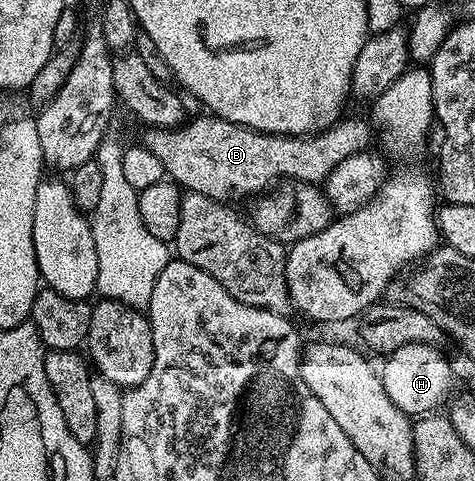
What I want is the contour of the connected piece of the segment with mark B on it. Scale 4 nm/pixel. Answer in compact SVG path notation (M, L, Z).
M213 113L201 114L180 127L143 130L141 142L160 157L166 175L179 188L219 201L234 201L230 199L242 199L245 195L257 197L279 181L321 184L344 157L352 157L371 146L371 124L362 119L343 117L328 130L314 135L269 135L220 119Z

